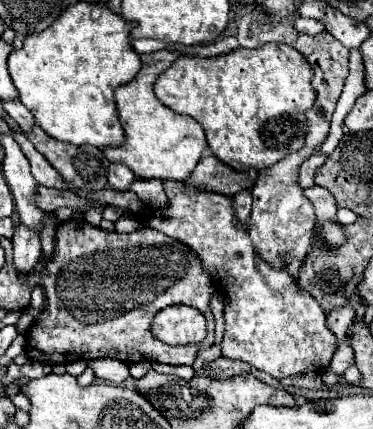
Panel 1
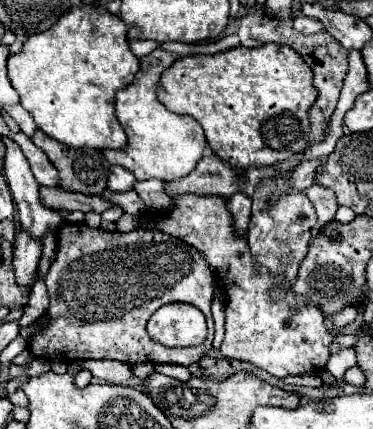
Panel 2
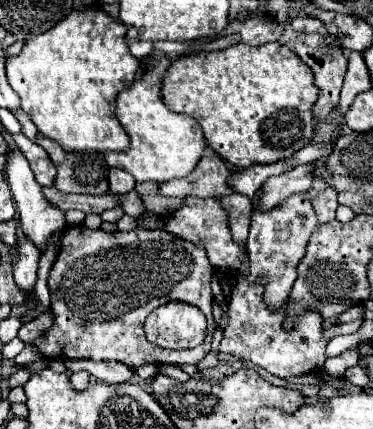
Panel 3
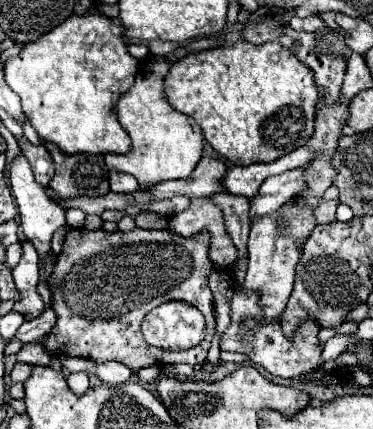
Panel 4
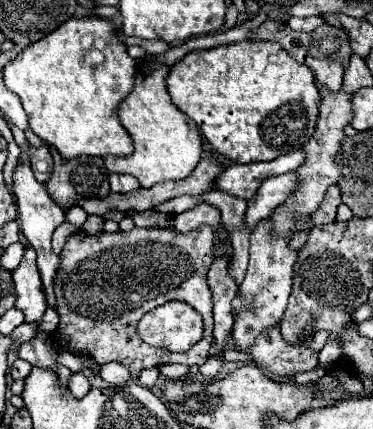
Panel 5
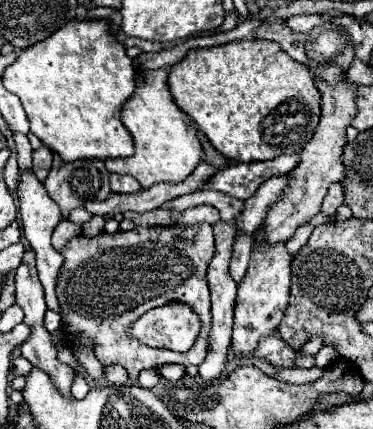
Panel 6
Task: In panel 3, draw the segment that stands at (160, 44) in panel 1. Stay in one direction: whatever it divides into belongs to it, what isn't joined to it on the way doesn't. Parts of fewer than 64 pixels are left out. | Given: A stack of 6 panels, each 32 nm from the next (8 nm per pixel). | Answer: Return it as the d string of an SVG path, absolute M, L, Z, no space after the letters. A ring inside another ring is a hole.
M129 39L128 46L131 54L138 59L148 56L153 50L153 42L150 41Z

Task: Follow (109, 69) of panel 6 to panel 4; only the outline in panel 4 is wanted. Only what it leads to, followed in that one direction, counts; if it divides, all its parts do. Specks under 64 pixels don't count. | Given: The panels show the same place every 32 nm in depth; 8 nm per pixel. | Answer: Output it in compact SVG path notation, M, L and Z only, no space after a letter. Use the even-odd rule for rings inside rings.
M86 12L72 14L60 28L48 32L48 36L40 36L40 40L26 44L16 58L6 60L4 72L8 86L22 98L22 110L40 138L58 144L64 154L126 154L132 148L130 136L120 126L114 106L134 84L136 70L138 60L128 54L124 28L100 12Z

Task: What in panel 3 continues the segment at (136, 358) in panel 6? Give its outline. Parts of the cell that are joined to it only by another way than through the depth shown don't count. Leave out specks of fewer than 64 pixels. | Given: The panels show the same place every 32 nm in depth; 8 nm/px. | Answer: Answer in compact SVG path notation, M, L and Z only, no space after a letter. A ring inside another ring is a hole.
M84 224L66 226L60 236L60 252L48 276L48 288L52 298L50 312L52 316L56 316L56 320L52 322L52 328L32 344L36 344L36 348L40 348L44 356L48 356L48 360L52 358L116 360L130 366L132 370L136 370L142 364L198 364L210 352L212 334L216 330L216 324L212 318L212 300L214 300L210 290L212 276L214 276L214 268L210 266L202 246L194 246L164 230L136 228L132 232L104 232L102 228L90 230ZM174 300L188 302L200 308L208 320L208 336L204 344L200 344L194 350L164 350L156 344L150 344L144 336L146 316L154 308Z

